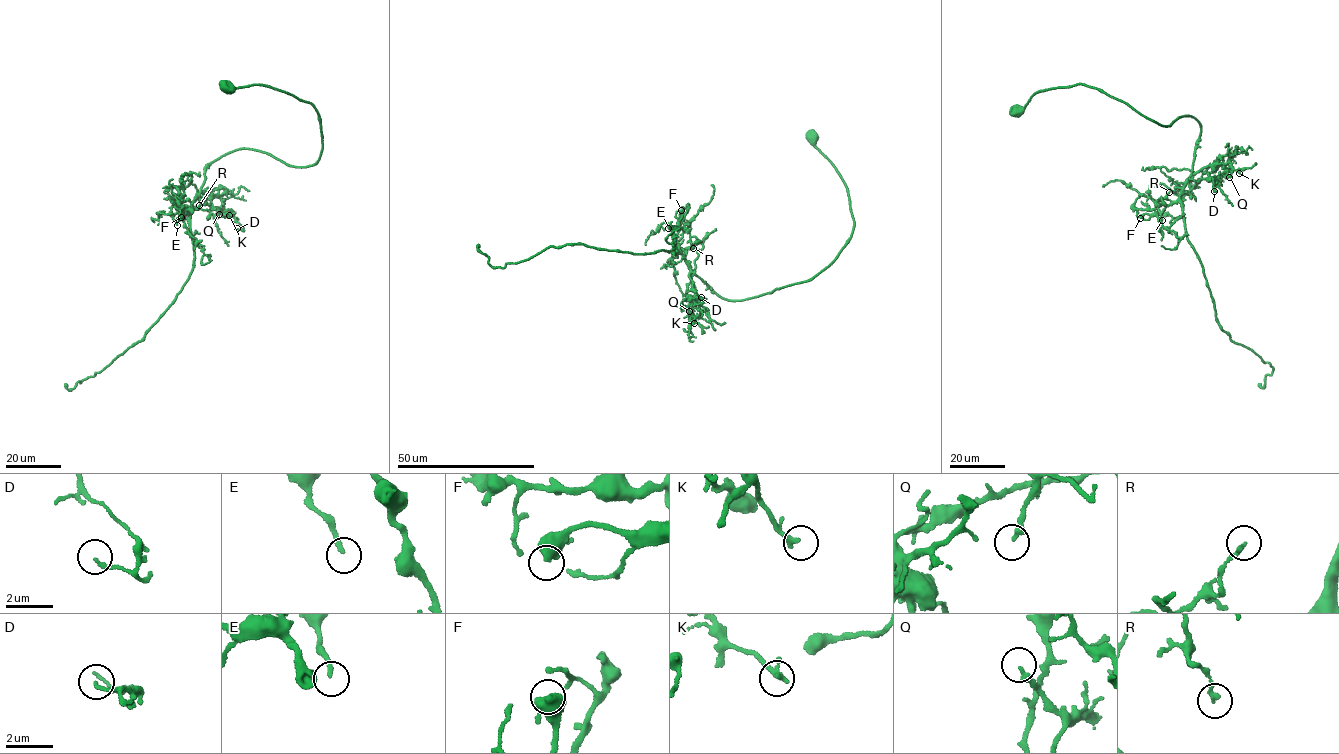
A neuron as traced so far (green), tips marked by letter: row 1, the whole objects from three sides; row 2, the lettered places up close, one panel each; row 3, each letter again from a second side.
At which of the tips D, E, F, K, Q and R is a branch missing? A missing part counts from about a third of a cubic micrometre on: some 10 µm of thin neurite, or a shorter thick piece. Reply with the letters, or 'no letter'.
E, F

